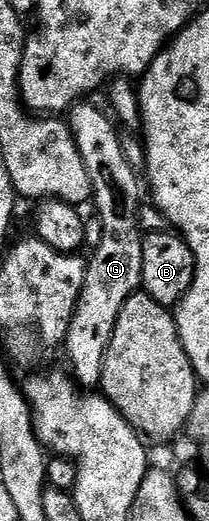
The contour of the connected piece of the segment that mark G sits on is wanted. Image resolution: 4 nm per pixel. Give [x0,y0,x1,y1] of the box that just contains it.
[63,100,143,388]

